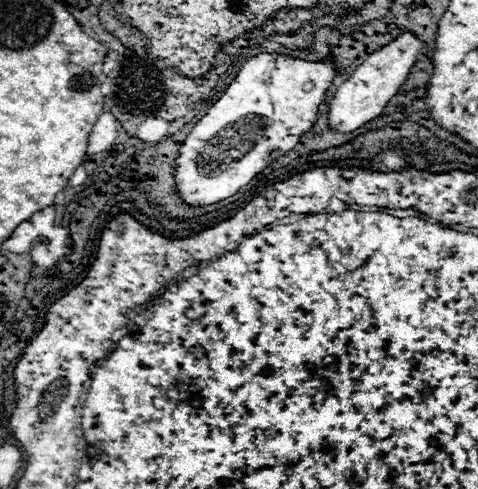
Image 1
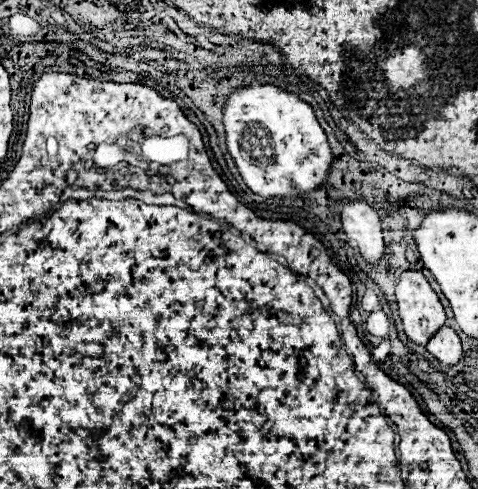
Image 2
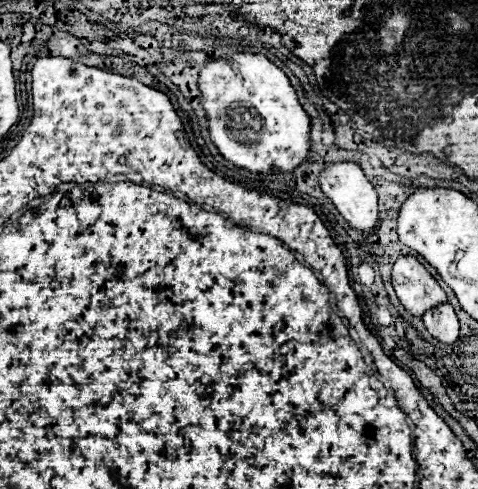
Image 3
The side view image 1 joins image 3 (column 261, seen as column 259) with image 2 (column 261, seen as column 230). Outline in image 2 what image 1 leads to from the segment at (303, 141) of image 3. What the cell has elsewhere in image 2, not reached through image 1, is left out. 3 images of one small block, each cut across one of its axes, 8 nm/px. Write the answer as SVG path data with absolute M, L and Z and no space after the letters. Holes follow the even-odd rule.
M260 82L240 86L228 94L222 122L226 128L228 152L254 194L264 198L298 196L314 192L326 182L334 156L314 110L294 92Z

